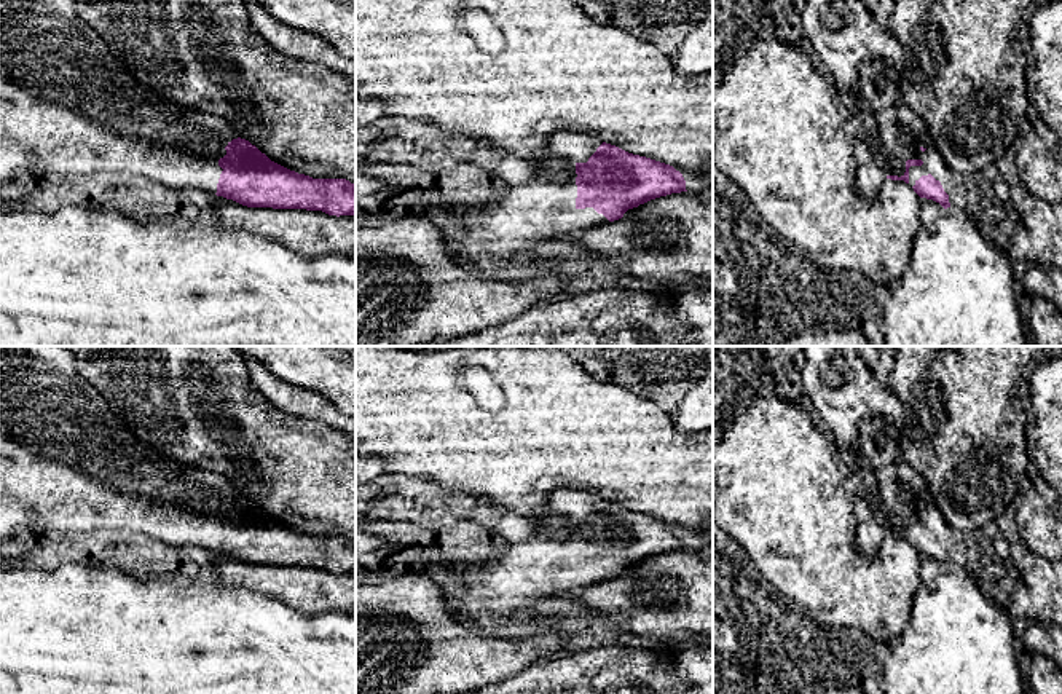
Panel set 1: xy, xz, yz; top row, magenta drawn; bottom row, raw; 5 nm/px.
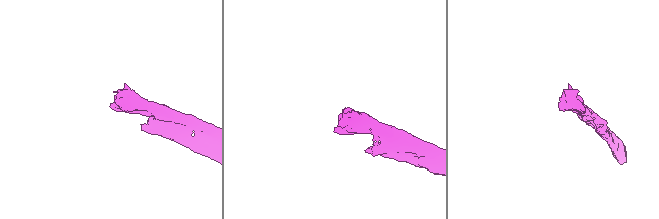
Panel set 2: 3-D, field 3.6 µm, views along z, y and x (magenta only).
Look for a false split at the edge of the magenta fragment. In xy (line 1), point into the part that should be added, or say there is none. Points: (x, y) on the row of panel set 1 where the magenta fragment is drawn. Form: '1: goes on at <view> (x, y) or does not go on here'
1: goes on at xy (67, 104)

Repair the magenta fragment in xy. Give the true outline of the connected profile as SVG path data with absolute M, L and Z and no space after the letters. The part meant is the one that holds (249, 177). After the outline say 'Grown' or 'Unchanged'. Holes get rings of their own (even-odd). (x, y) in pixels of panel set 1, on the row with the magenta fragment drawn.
M0 0L0 180L14 174L128 172L175 191L198 188L247 207L356 215L356 185L290 171L241 139L214 113L188 108L140 85L107 41L80 18L77 0Z. Grown

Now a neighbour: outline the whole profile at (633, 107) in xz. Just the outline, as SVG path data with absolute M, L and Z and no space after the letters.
M356 0L356 128L365 128L386 116L424 120L448 134L486 139L490 145L526 158L537 166L549 164L547 142L553 134L582 132L628 153L670 164L690 179L713 171L713 72L679 75L671 65L671 57L655 45L639 40L620 27L593 21L574 0Z

